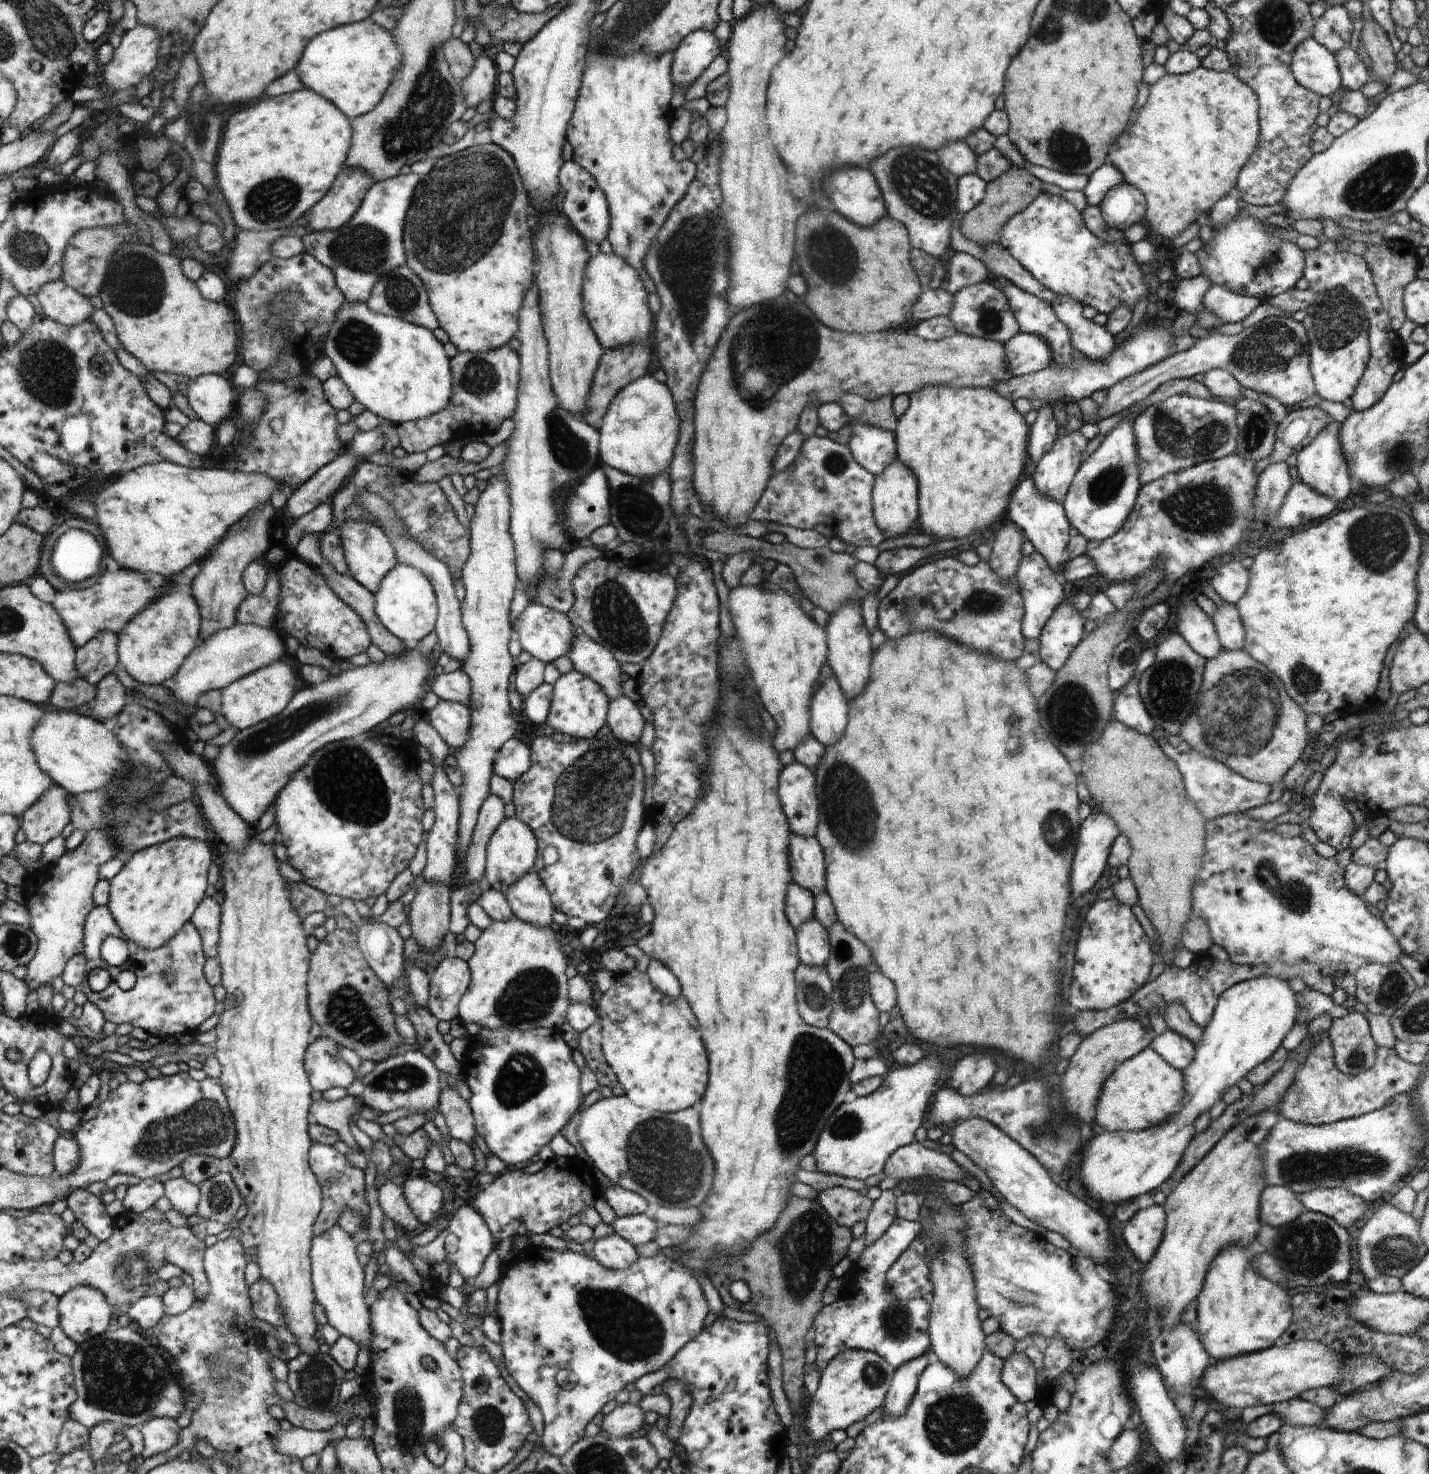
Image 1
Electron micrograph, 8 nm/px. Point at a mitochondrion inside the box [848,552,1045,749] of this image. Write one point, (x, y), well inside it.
(981, 600)

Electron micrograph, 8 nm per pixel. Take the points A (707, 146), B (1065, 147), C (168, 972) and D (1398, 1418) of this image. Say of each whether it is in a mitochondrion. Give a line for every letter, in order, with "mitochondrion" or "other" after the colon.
A: other
B: mitochondrion
C: mitochondrion
D: other

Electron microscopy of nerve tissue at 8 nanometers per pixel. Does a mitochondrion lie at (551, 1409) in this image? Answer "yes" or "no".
no

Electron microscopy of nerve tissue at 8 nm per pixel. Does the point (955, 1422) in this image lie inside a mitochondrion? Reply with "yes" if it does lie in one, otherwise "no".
yes

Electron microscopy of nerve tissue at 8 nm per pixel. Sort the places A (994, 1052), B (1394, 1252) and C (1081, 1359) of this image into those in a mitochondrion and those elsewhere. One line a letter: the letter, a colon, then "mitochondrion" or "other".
A: other
B: mitochondrion
C: other

